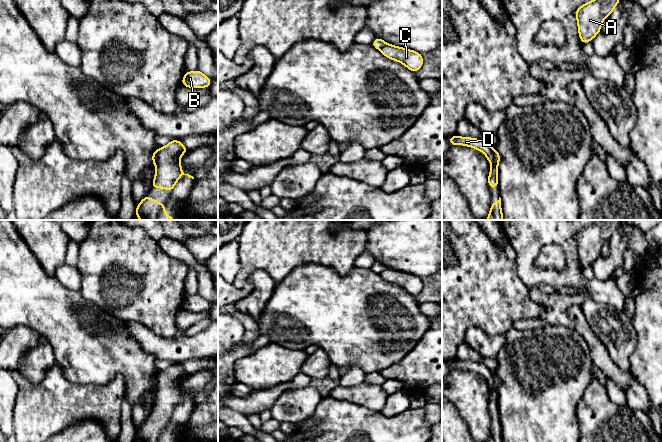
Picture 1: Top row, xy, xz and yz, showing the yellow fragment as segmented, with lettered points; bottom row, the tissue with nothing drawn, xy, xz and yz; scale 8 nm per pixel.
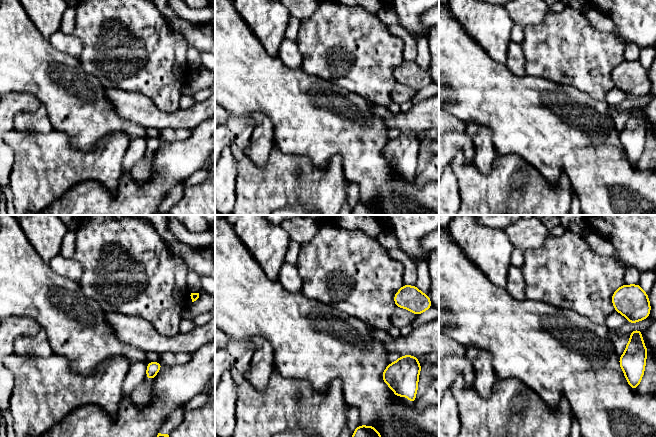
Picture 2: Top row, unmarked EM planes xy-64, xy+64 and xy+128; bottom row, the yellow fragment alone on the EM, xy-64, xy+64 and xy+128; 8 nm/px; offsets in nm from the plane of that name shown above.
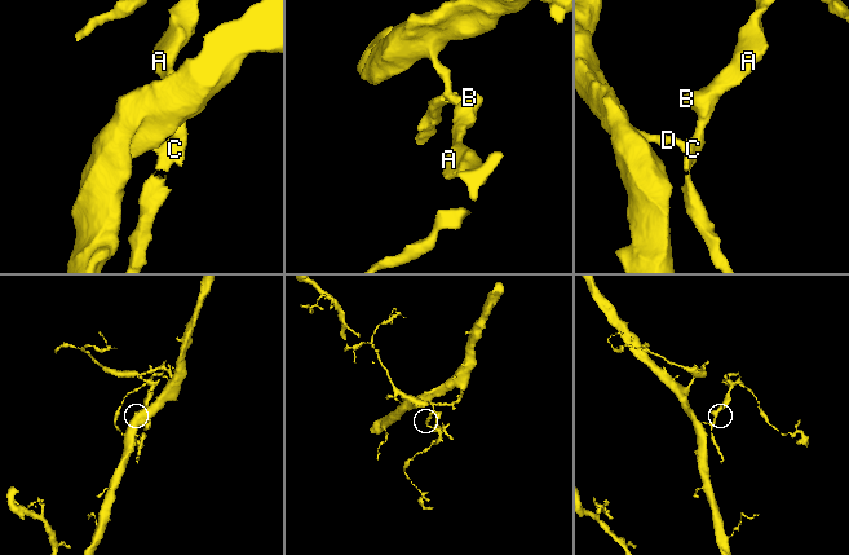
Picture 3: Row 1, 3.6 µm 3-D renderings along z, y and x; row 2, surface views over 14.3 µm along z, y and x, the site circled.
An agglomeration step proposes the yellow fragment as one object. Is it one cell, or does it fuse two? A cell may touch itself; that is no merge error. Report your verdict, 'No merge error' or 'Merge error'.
Merge error

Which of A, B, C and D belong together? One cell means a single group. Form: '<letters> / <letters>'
A B C / D

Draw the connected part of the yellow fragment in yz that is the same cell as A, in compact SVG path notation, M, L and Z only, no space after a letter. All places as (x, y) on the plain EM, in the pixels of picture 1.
M600 220L577 233L575 240L582 268L592 265L600 256L603 244L611 239L620 222L621 220Z

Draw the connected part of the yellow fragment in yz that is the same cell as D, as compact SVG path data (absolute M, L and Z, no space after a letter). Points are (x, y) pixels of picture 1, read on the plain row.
M453 359L452 361L449 362L449 367L450 369L465 369L465 370L475 372L479 375L482 375L486 379L488 386L493 388L495 373L492 372L489 368L487 368L482 363L475 363L470 361L459 361Z

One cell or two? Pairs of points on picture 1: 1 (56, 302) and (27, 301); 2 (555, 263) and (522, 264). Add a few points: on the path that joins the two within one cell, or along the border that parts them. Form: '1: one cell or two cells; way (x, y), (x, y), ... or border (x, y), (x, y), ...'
1: one cell; way (49, 302), (34, 301)
2: two cells; border (546, 244), (535, 263), (559, 270)

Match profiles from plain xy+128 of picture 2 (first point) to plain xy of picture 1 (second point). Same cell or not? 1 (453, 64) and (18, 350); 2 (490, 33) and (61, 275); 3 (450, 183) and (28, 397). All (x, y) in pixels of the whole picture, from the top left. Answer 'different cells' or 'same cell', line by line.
1: different cells
2: different cells
3: different cells

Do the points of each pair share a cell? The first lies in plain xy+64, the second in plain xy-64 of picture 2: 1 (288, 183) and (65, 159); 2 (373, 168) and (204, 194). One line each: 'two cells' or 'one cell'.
1: one cell
2: two cells

